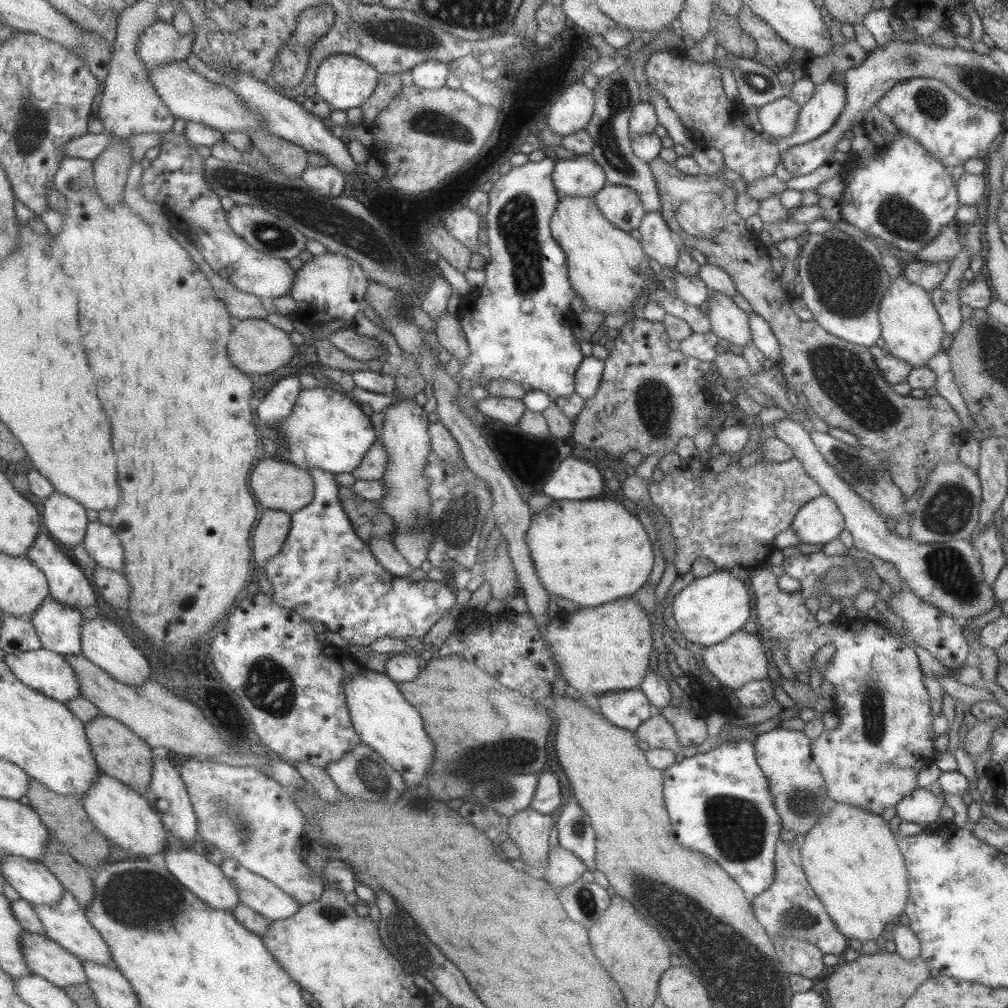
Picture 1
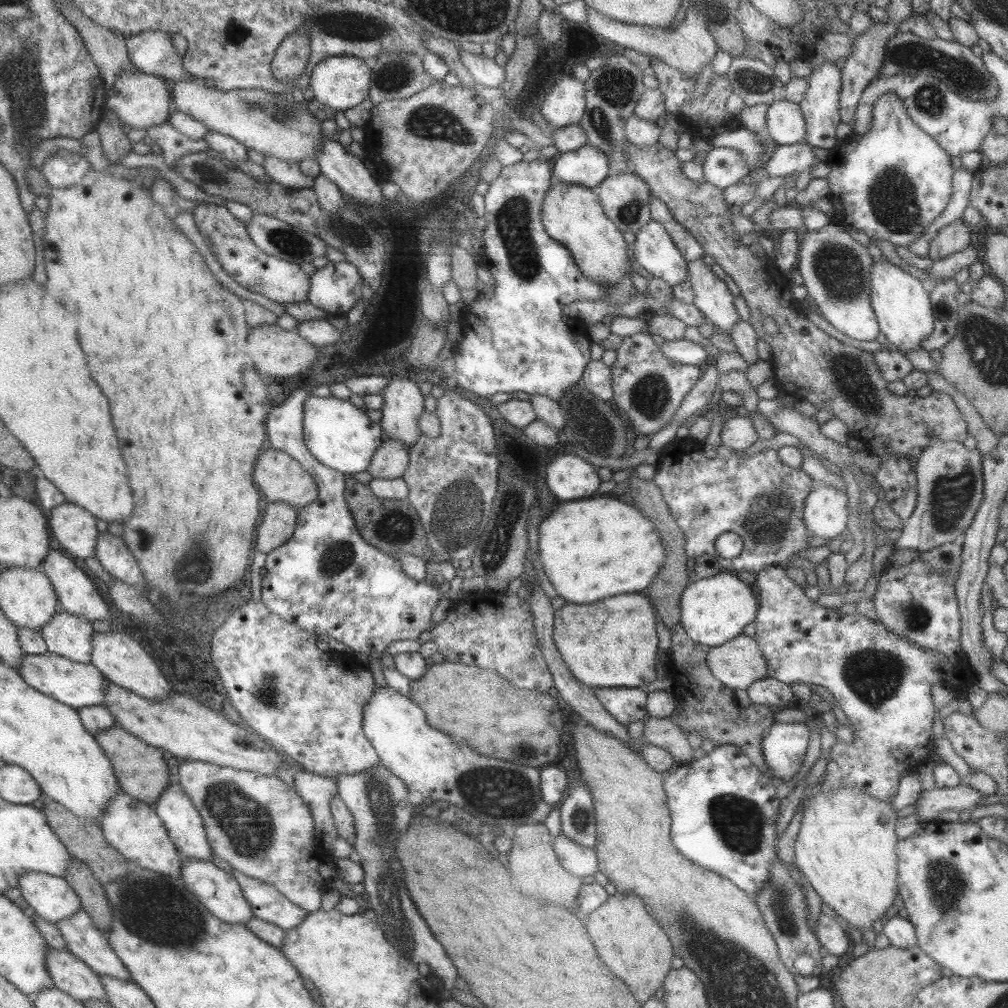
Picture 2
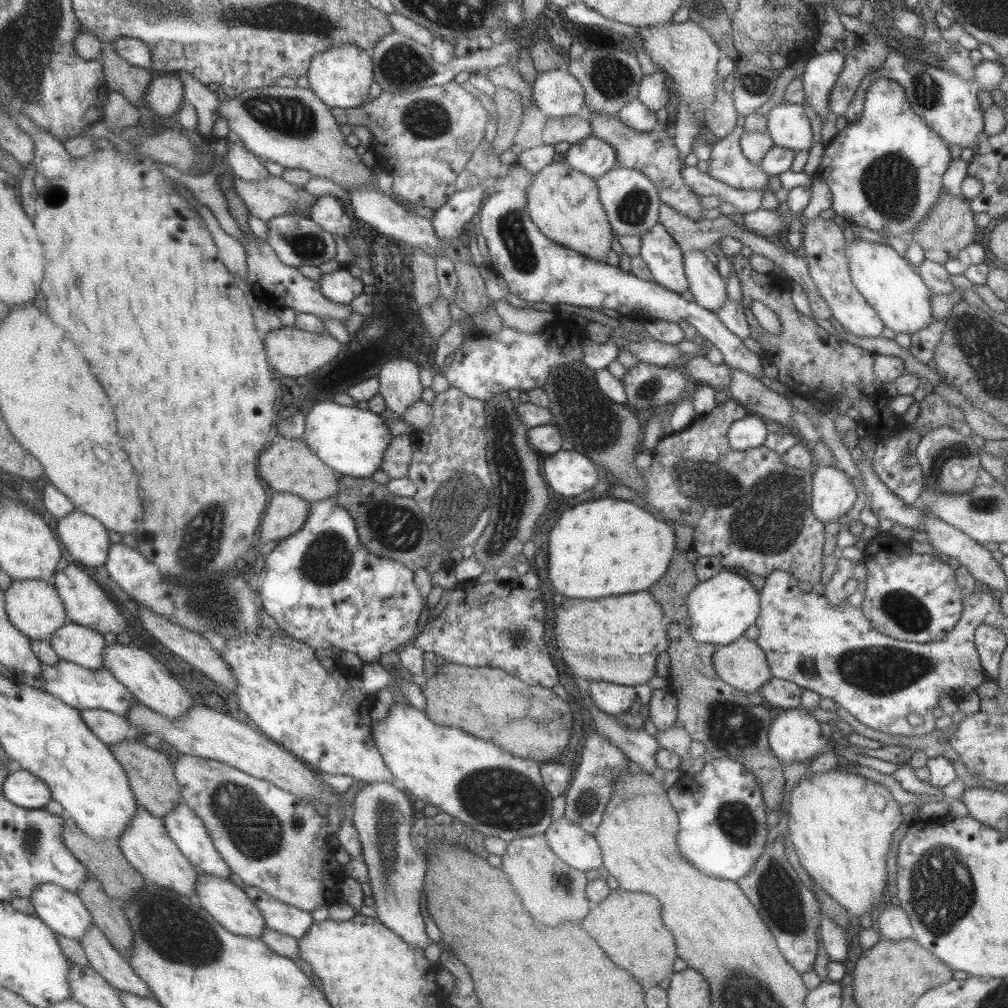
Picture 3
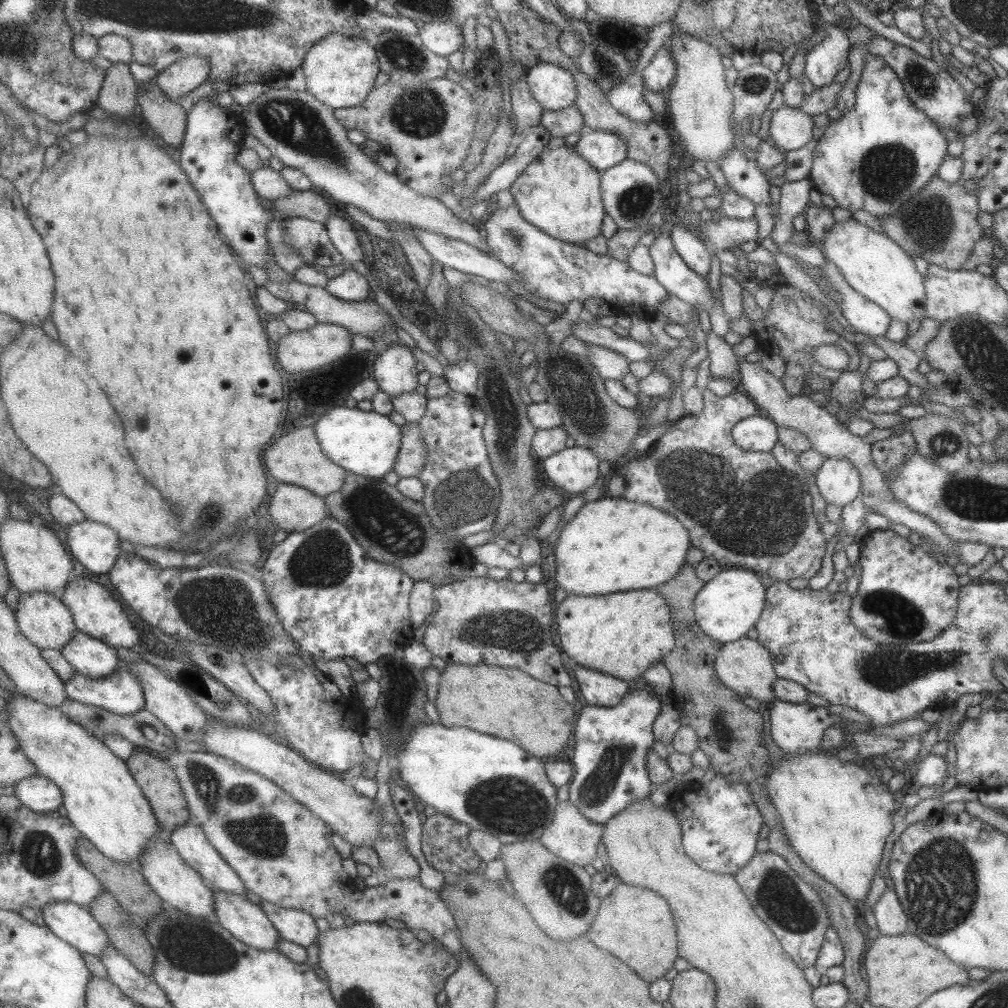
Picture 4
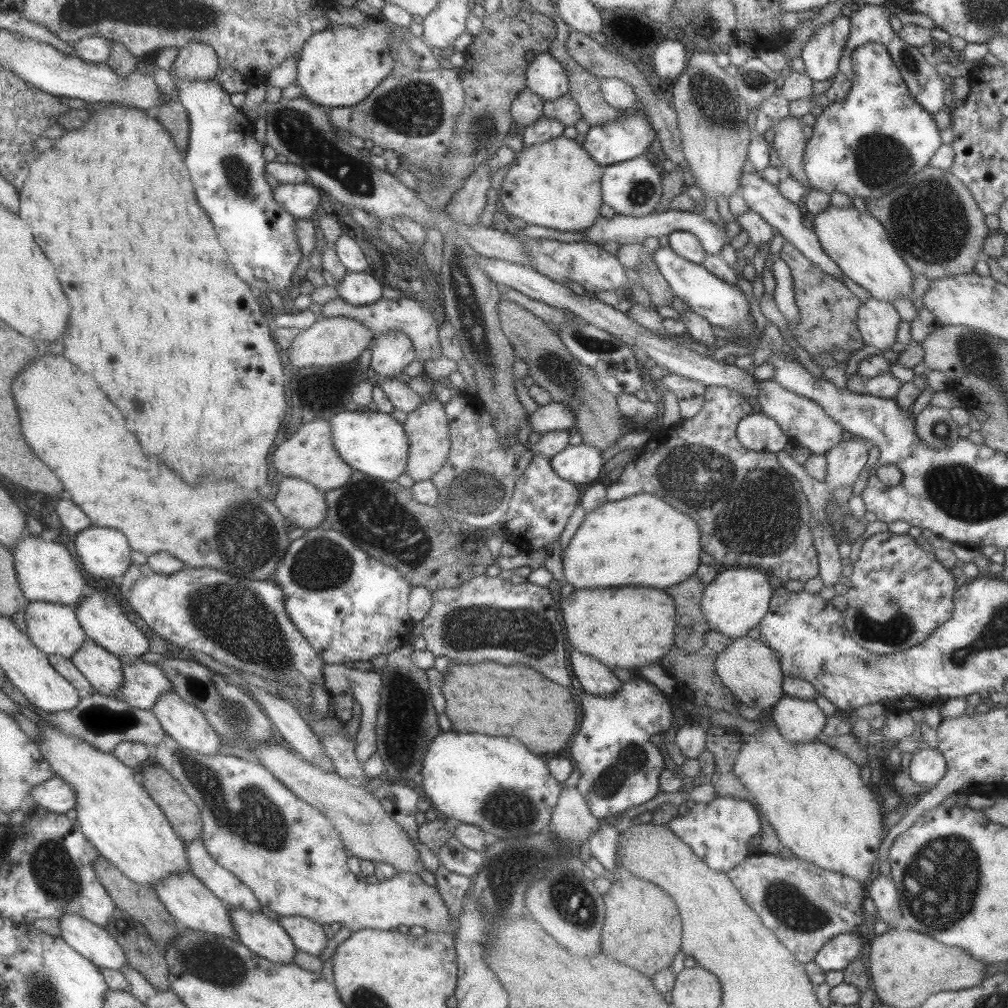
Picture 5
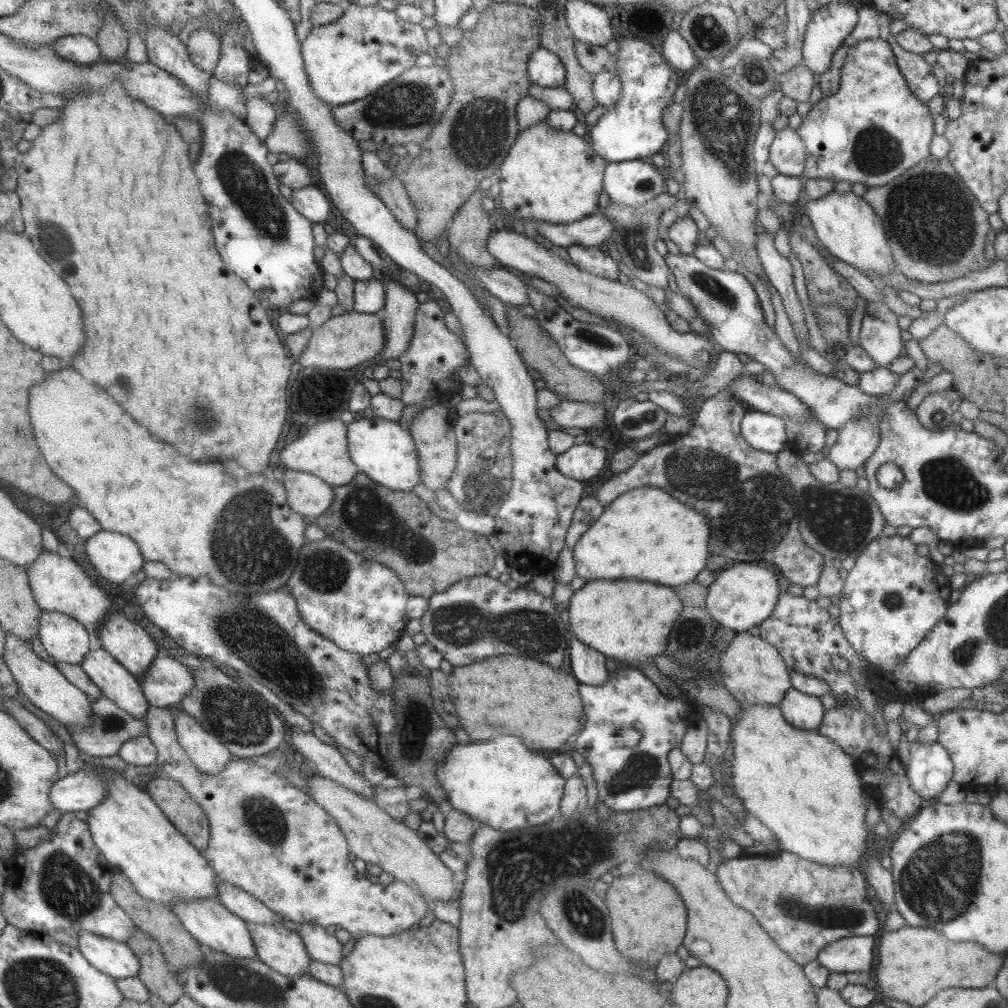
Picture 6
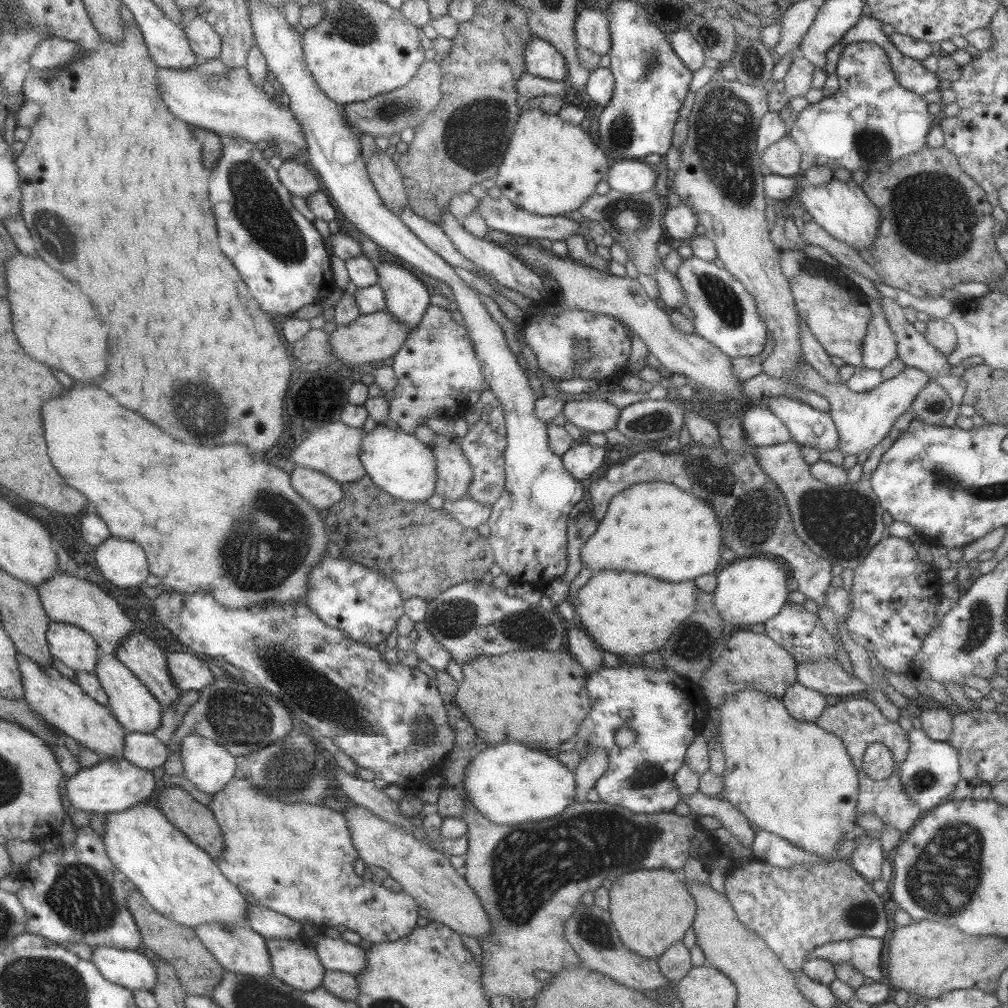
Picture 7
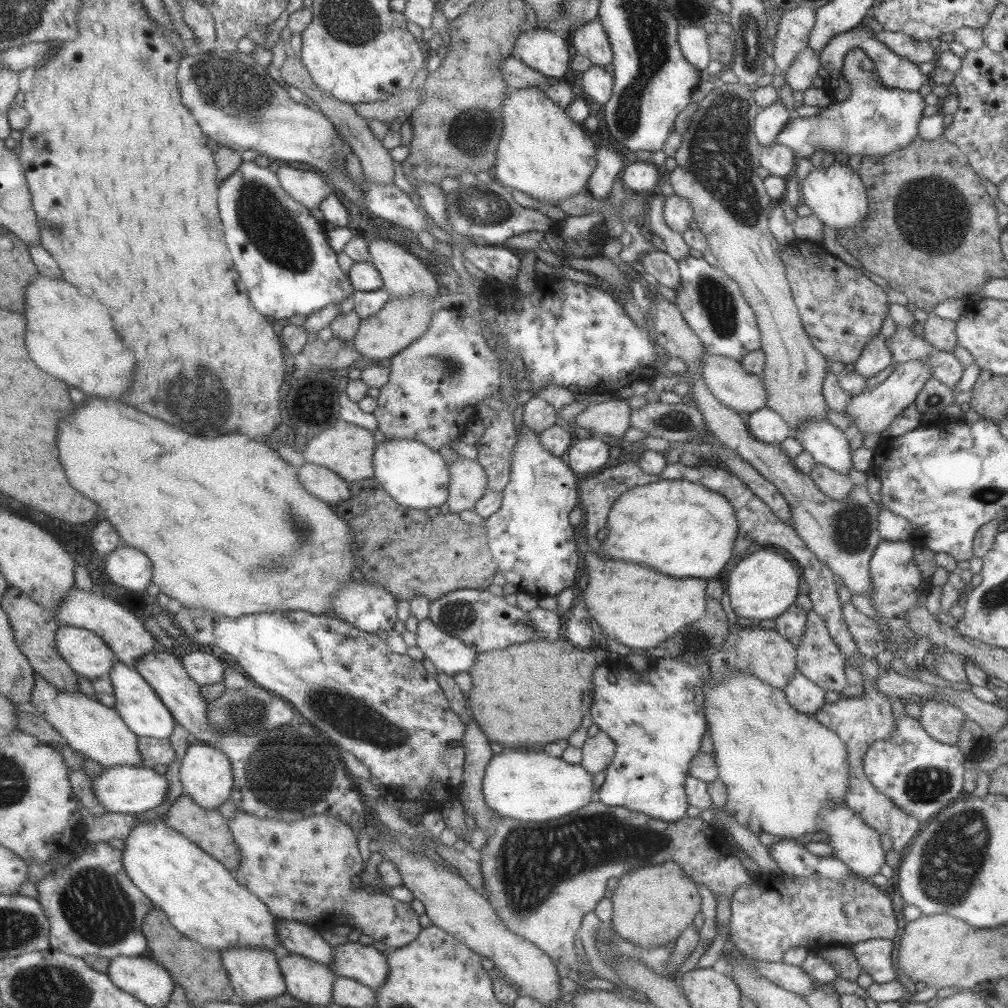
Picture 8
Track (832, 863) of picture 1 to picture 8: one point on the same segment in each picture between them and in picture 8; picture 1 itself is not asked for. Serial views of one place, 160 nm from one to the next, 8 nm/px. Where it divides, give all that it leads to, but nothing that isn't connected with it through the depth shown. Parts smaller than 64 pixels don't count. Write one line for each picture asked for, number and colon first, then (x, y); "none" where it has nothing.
2: (846, 848)
3: (840, 824)
4: (836, 817)
5: (814, 798)
6: (800, 785)
7: (791, 778)
8: (780, 767)

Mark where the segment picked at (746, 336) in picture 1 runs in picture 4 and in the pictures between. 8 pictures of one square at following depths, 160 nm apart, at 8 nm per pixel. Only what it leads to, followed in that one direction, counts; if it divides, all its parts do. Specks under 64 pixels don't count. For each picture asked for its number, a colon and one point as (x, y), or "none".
2: (711, 297)
3: (708, 290)
4: (695, 255)

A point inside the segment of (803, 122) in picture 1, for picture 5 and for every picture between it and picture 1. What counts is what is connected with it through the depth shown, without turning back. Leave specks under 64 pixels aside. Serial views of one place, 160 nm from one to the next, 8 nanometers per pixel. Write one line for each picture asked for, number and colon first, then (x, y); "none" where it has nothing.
2: (820, 107)
3: (820, 72)
4: (825, 59)
5: (820, 55)

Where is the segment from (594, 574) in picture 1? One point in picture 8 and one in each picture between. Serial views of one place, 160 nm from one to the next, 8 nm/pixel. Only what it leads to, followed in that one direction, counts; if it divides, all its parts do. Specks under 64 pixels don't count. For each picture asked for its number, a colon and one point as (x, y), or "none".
2: (588, 549)
3: (607, 546)
4: (611, 544)
5: (639, 540)
6: (644, 534)
7: (652, 528)
8: (682, 529)

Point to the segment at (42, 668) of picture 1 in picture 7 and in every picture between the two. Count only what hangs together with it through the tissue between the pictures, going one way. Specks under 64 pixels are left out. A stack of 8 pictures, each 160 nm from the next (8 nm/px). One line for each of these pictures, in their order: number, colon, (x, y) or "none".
2: (73, 684)
3: (81, 688)
4: (119, 693)
5: (142, 683)
6: (166, 681)
7: (187, 672)

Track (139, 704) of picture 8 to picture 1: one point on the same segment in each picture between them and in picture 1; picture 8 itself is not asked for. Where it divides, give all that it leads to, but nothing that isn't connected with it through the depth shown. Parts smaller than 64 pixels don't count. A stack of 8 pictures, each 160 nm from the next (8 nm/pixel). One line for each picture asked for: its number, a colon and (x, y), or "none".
1: (57, 626)
2: (67, 635)
3: (72, 643)
4: (88, 656)
5: (102, 670)
6: (114, 682)
7: (133, 706)

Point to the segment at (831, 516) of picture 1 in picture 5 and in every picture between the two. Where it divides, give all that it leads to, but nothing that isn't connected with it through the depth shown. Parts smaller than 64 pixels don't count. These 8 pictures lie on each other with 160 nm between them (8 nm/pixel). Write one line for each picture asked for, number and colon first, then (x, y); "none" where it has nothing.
2: (824, 514)
3: (833, 495)
4: (837, 480)
5: (844, 462)

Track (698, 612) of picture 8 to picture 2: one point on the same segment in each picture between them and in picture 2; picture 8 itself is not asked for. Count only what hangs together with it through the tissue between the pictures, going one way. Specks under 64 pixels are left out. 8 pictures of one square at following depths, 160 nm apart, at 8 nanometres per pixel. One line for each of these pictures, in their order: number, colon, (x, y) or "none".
2: (612, 643)
3: (617, 639)
4: (621, 635)
5: (634, 626)
6: (631, 621)
7: (632, 614)

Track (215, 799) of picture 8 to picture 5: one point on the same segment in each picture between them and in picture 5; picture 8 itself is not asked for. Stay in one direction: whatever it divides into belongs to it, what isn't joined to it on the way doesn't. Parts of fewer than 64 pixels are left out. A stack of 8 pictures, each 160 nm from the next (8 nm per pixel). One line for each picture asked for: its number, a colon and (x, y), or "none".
5: (184, 723)
6: (206, 752)
7: (207, 765)

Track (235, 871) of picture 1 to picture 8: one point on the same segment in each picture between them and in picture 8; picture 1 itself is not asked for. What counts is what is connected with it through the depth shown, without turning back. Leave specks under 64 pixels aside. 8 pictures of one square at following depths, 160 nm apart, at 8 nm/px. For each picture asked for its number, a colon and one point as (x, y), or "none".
2: (266, 902)
3: (284, 918)
4: (296, 926)
5: (307, 936)
6: (320, 946)
7: (334, 953)
8: (365, 964)

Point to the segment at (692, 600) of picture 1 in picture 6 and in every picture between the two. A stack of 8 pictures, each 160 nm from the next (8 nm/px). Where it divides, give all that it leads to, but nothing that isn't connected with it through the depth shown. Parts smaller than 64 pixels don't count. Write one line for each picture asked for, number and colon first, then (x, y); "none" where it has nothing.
2: (713, 610)
3: (720, 609)
4: (727, 606)
5: (735, 601)
6: (743, 596)

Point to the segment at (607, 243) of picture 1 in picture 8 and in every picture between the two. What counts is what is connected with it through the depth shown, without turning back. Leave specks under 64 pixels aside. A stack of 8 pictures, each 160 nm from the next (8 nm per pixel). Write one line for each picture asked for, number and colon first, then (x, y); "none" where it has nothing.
2: (571, 214)
3: (563, 203)
4: (559, 193)
5: (555, 184)
6: (548, 175)
7: (550, 167)
8: (542, 153)

